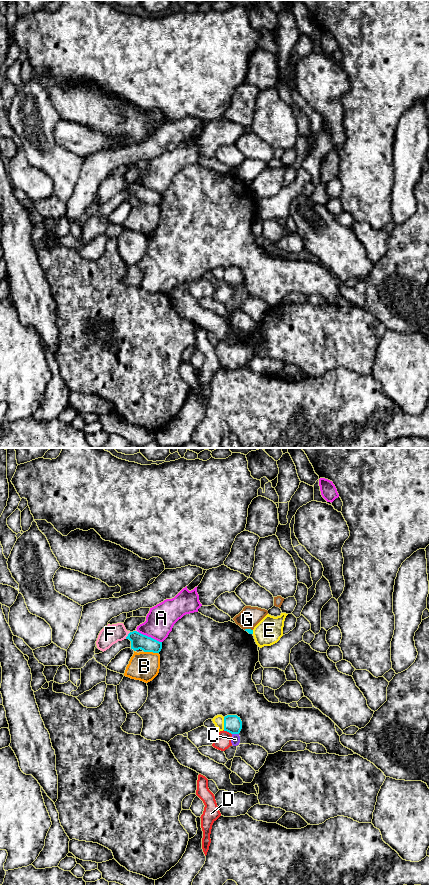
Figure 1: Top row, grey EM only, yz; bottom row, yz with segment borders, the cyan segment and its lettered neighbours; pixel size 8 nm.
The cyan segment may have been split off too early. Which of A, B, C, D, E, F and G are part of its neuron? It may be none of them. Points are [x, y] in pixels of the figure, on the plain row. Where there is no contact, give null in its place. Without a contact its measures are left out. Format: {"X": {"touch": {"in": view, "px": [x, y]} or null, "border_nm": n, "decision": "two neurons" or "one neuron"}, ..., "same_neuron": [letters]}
{"A": {"touch": {"in": "yz", "px": [150, 189]}, "border_nm": 220, "decision": "two neurons"}, "B": {"touch": {"in": "yz", "px": [151, 203]}, "border_nm": 110, "decision": "two neurons"}, "C": {"touch": {"in": "yz", "px": [235, 285]}, "border_nm": 60, "decision": "two neurons"}, "D": {"touch": {"in": "yz", "px": [227, 283]}, "border_nm": 80, "decision": "two neurons"}, "E": {"touch": {"in": "yz", "px": [224, 275]}, "border_nm": 100, "decision": "two neurons"}, "F": {"touch": {"in": "yz", "px": [128, 187]}, "border_nm": 70, "decision": "two neurons"}, "G": {"touch": {"in": "yz", "px": [248, 181]}, "border_nm": 70, "decision": "two neurons"}, "same_neuron": []}

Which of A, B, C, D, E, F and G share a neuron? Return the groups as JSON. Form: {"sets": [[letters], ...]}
{"sets": [["A"], ["B"], ["C", "D"], ["E"], ["F"], ["G"]]}

